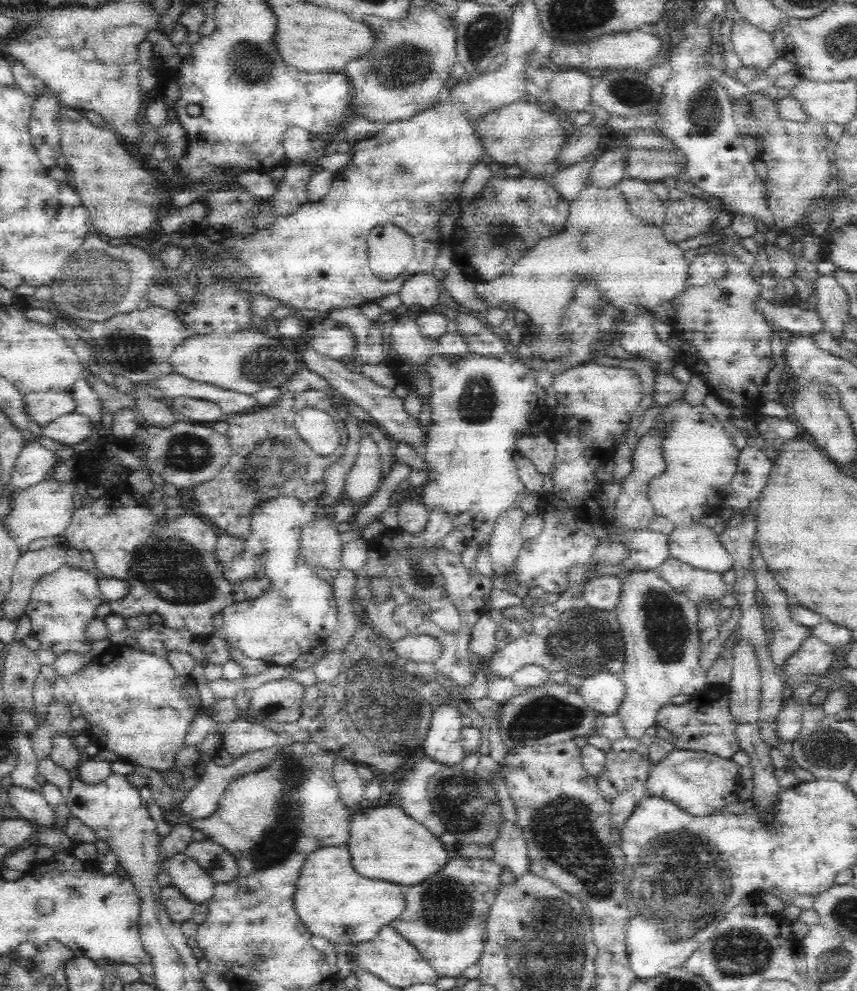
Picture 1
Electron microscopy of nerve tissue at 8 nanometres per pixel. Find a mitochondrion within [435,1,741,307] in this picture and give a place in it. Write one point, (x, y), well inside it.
(705, 108)

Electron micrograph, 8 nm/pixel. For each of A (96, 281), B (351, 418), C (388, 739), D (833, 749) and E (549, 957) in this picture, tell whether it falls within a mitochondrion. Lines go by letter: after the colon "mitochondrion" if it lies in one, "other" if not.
A: mitochondrion
B: other
C: mitochondrion
D: mitochondrion
E: mitochondrion

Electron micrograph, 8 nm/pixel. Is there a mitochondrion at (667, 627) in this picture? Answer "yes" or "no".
yes

